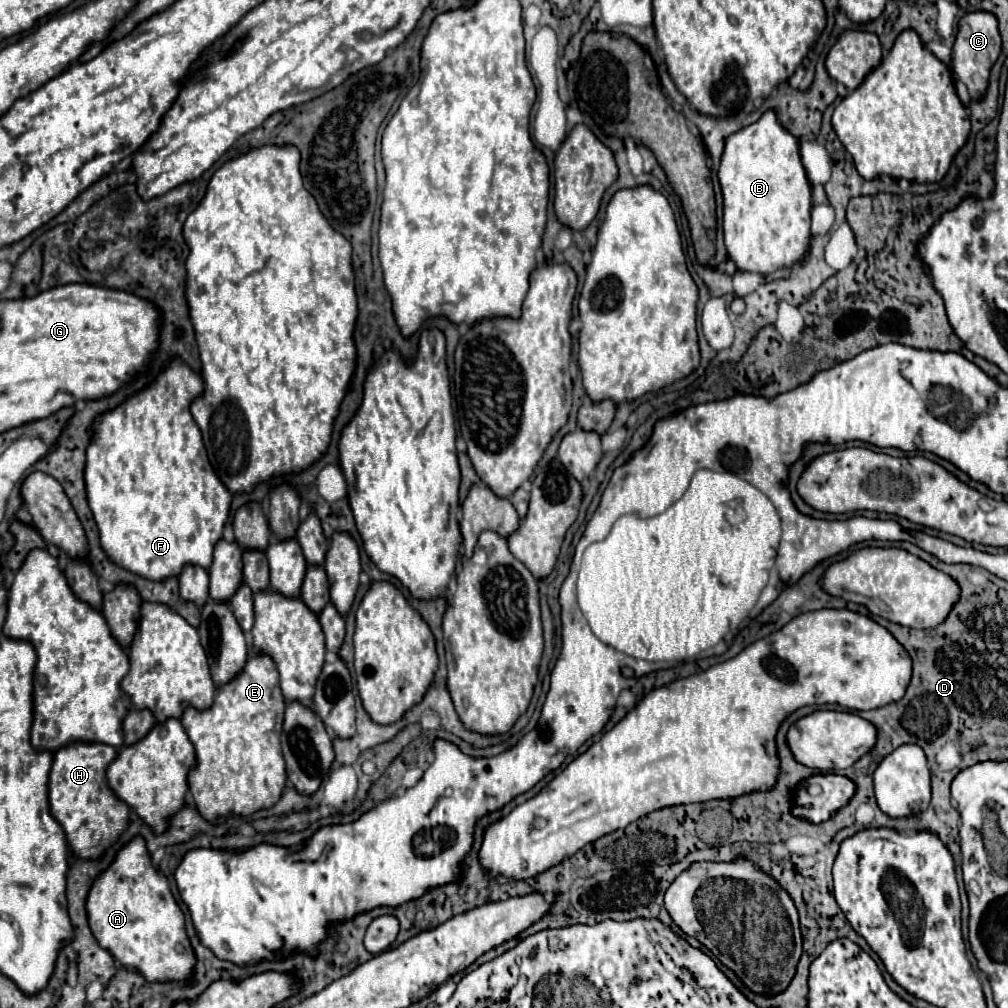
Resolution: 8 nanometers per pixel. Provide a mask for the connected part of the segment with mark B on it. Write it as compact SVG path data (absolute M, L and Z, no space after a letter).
M767 111L757 123L733 133L727 139L719 167L719 183L723 189L723 229L729 259L739 271L769 275L777 269L799 263L809 251L811 221L811 185L799 157L799 141L783 129L773 111Z

